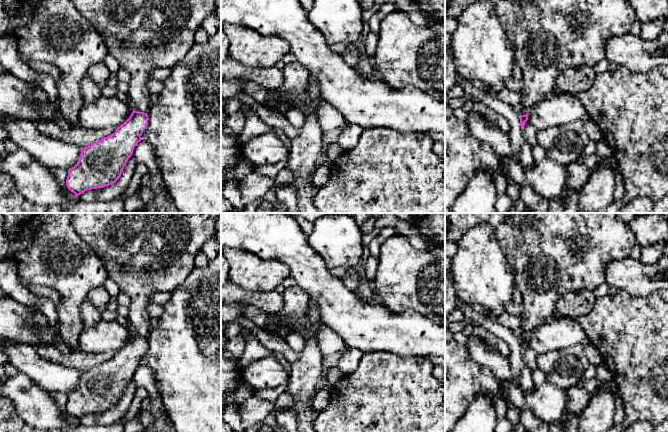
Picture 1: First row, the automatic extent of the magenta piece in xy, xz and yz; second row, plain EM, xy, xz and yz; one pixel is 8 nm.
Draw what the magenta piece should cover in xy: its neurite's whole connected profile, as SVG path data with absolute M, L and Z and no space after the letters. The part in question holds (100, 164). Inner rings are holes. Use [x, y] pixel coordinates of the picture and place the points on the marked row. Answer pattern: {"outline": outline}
{"outline": "M73 0L75 8L87 19L102 37L108 52L126 69L131 76L127 92L133 112L130 117L116 131L82 148L78 163L68 170L67 188L79 196L91 189L103 188L115 183L121 176L124 166L132 156L133 150L148 125L148 115L152 103L148 82L152 79L152 72L157 68L173 68L181 63L195 44L195 33L201 27L205 18L215 14L216 0Z"}

